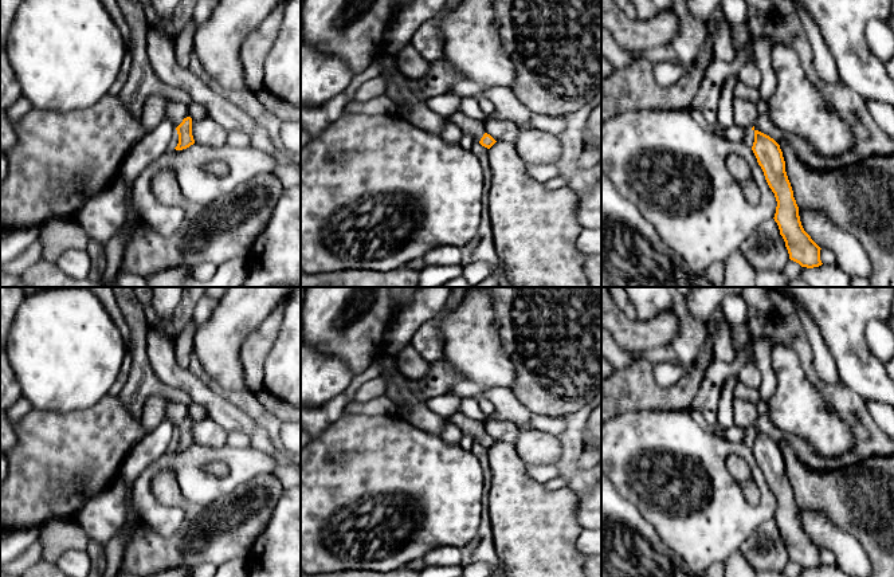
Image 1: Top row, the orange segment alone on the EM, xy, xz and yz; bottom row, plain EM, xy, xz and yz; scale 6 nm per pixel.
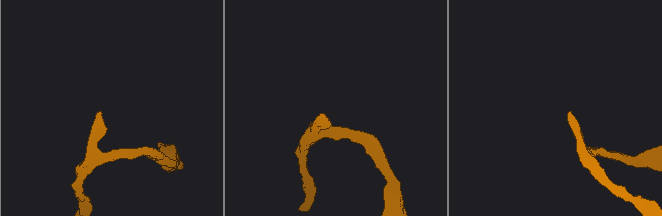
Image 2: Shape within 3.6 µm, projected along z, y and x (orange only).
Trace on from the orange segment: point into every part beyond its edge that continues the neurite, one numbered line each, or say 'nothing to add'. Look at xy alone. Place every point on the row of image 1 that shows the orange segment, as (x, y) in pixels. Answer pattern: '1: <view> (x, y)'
1: xy (175, 112)

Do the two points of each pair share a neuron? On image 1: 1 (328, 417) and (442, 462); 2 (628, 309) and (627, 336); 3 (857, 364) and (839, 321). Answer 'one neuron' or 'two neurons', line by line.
1: two neurons
2: two neurons
3: one neuron

